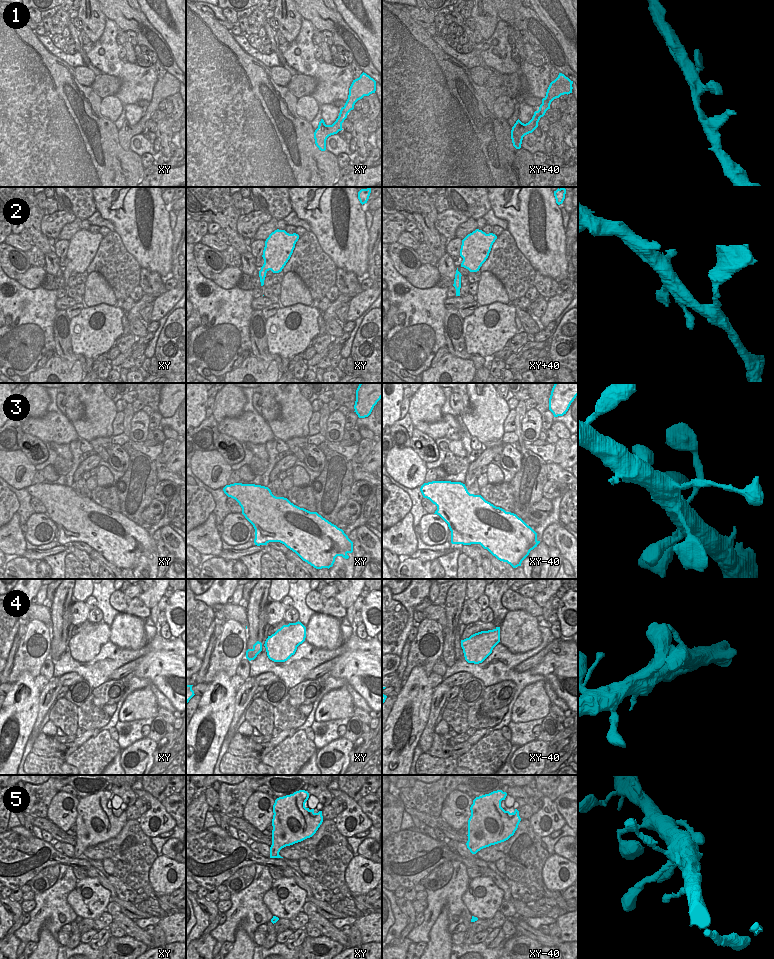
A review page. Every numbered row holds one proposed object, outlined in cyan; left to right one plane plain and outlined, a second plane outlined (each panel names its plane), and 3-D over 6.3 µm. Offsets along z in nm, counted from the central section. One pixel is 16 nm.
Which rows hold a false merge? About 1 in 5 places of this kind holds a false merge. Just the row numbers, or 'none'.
none

